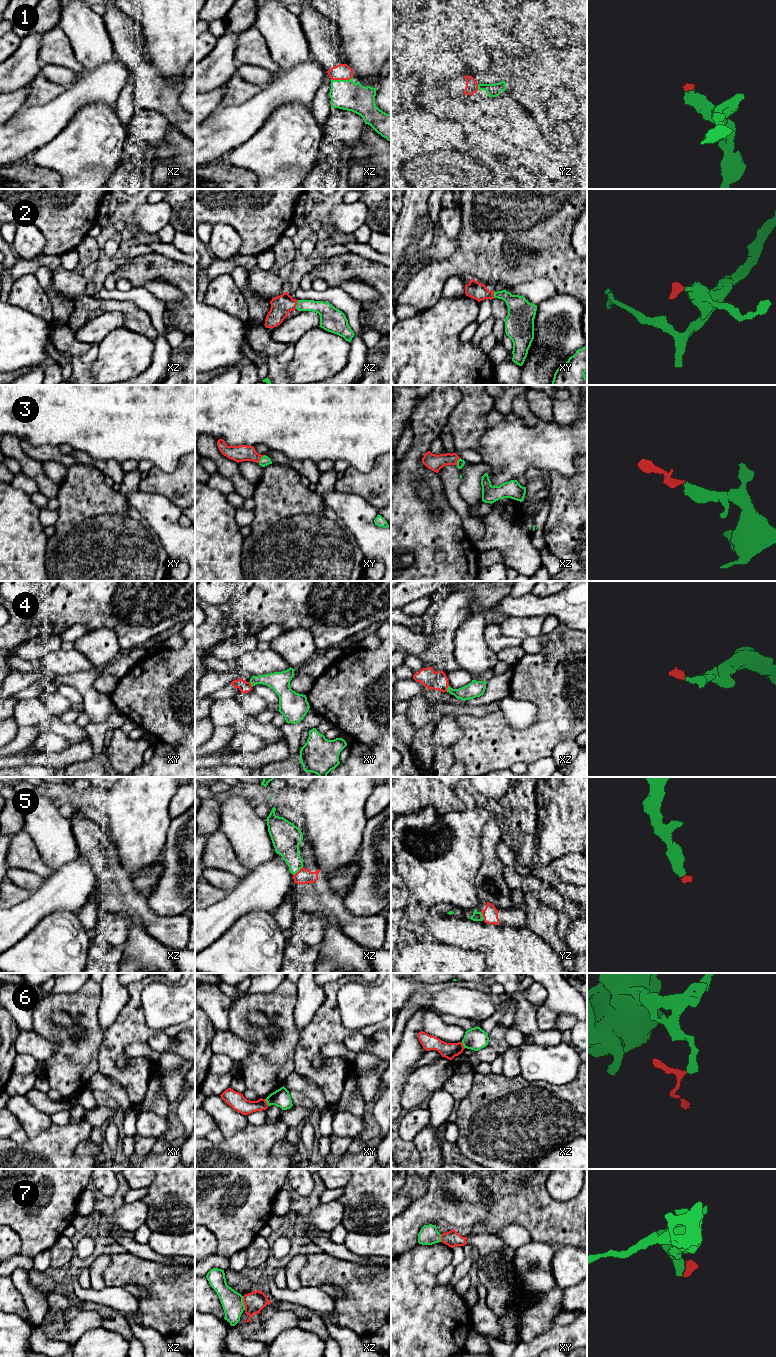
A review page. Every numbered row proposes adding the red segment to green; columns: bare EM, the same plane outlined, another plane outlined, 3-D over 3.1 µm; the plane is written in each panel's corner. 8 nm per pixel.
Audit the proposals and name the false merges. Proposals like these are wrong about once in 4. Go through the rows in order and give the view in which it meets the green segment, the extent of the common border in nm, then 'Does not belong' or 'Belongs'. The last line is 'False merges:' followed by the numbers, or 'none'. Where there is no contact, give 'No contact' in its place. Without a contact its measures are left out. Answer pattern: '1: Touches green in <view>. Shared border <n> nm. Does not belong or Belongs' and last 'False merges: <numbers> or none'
1: Touches green in xz. Shared border 180 nm. Belongs
2: Touches green in xz. Shared border 80 nm. Belongs
3: Touches green in xy. Shared border 80 nm. Belongs
4: Touches green in xz. Shared border 60 nm. Does not belong
5: Touches green in xz. Shared border 110 nm. Belongs
6: Touches green in xy. Shared border 70 nm. Does not belong
7: Touches green in xz. Shared border 110 nm. Does not belong
False merges: 4, 6, 7

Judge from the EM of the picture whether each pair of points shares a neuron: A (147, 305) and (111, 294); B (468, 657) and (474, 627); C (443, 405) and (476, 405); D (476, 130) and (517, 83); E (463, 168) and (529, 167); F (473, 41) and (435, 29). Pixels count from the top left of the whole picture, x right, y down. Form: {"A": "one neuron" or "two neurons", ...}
{"A": "one neuron", "B": "one neuron", "C": "two neurons", "D": "two neurons", "E": "two neurons", "F": "two neurons"}

